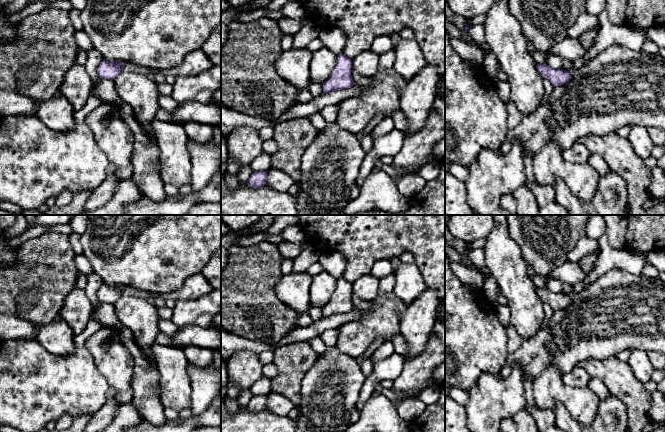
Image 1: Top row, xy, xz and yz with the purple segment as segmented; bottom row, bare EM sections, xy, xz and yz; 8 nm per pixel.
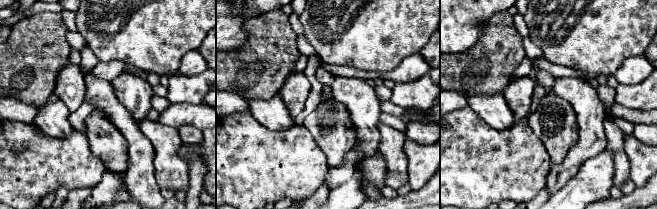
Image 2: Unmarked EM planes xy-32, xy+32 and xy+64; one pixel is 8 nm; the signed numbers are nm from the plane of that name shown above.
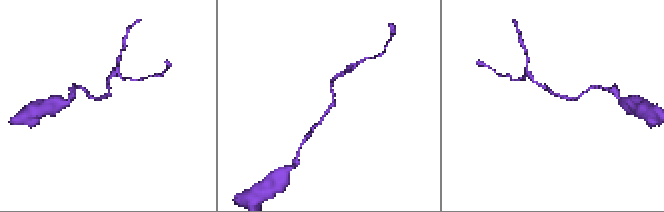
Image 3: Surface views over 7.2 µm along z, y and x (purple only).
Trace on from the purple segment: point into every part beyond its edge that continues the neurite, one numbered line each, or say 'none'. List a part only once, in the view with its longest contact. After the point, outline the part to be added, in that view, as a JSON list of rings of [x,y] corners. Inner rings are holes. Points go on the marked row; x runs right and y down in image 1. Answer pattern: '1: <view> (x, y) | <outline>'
none

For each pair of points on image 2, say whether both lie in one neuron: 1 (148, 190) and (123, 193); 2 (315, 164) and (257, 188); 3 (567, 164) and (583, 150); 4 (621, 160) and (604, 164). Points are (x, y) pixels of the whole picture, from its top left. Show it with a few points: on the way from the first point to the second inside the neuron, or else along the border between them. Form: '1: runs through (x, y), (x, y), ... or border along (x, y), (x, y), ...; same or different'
1: border along (124, 185), (131, 198); different
2: runs through (301, 165), (284, 165), (271, 174); same
3: runs through (571, 162), (579, 154); same
4: border along (606, 147), (612, 152), (614, 185); different

